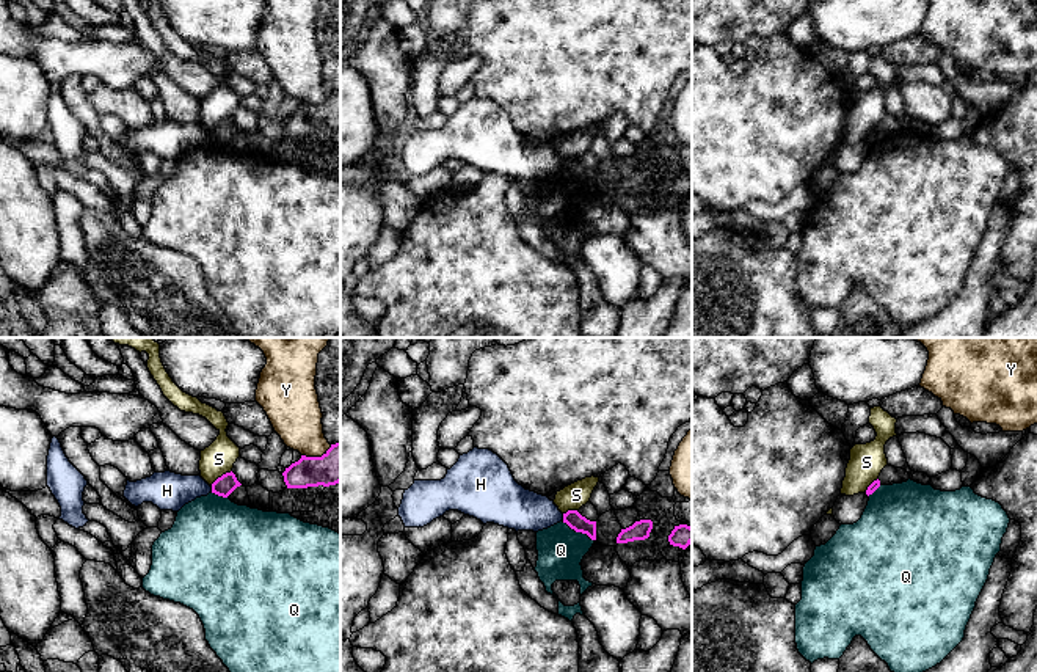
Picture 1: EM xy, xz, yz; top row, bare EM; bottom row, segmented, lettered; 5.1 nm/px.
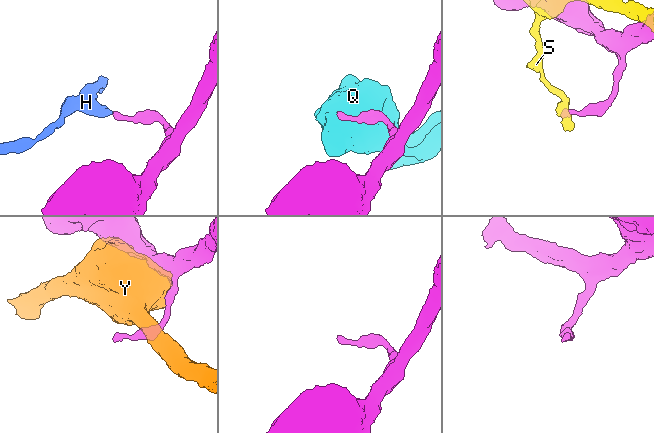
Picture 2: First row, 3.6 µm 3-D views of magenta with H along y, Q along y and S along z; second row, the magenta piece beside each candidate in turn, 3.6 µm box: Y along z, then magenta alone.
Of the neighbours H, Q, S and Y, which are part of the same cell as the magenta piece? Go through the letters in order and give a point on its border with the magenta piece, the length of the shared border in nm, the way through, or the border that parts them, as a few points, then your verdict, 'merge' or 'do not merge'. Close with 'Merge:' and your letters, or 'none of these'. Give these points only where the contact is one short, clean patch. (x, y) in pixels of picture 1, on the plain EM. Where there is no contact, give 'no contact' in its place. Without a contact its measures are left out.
H: xz (563, 165) | 40 nm | along xz (562, 162), (563, 168) | do not merge
Q: xz (578, 179) | 190 nm | along xz (562, 170), (576, 179), (585, 181), (593, 189) | do not merge
S: xy (221, 124) | 140 nm | do not merge
Y: xy (316, 105) | 170 nm | do not merge
Merge: none of these

